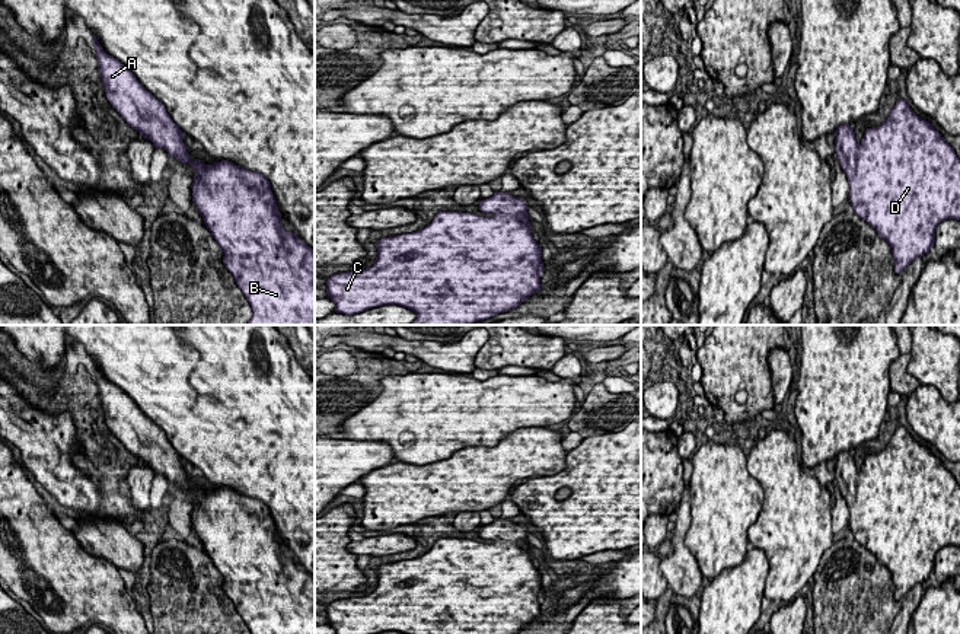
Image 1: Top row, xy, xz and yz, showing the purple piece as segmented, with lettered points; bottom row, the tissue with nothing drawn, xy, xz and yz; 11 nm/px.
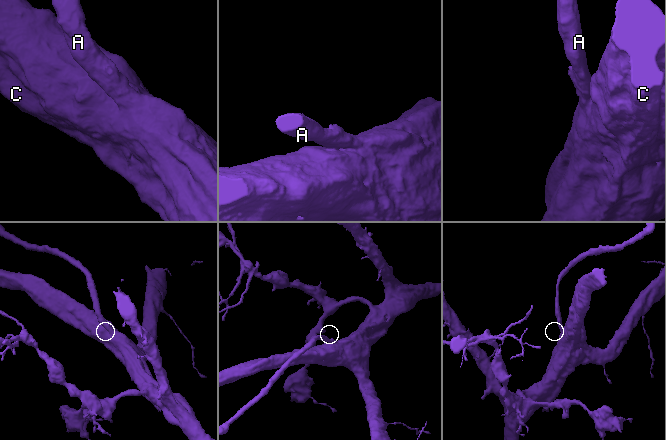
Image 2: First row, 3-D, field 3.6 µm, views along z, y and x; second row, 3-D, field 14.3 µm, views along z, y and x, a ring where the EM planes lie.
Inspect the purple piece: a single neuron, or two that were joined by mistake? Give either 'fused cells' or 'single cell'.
single cell

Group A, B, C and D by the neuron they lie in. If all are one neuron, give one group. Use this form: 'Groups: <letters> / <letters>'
Groups: A B C D

